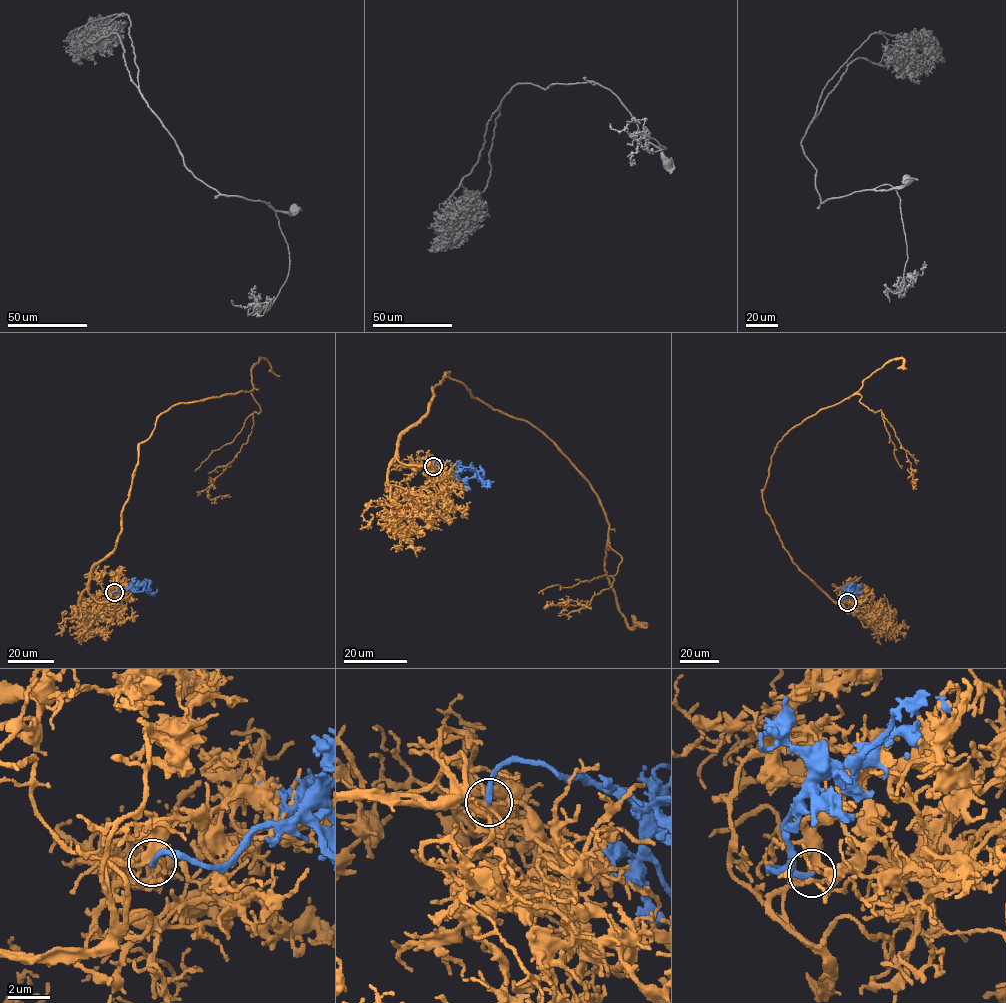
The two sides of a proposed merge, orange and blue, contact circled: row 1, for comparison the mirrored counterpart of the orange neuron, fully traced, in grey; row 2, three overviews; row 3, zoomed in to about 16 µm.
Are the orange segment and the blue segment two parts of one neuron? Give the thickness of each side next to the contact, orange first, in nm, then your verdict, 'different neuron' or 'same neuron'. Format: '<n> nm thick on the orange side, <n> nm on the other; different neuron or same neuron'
260 nm thick on the orange side, 260 nm on the other; different neuron

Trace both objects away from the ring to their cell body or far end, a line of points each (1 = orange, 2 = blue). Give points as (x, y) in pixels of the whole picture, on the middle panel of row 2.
1: (433, 466), (398, 461), (397, 440), (448, 372), (546, 435), (621, 557), (609, 588), (559, 602), (591, 607)
2: (433, 466), (435, 460), (440, 460), (473, 467), (487, 481), (481, 487)

